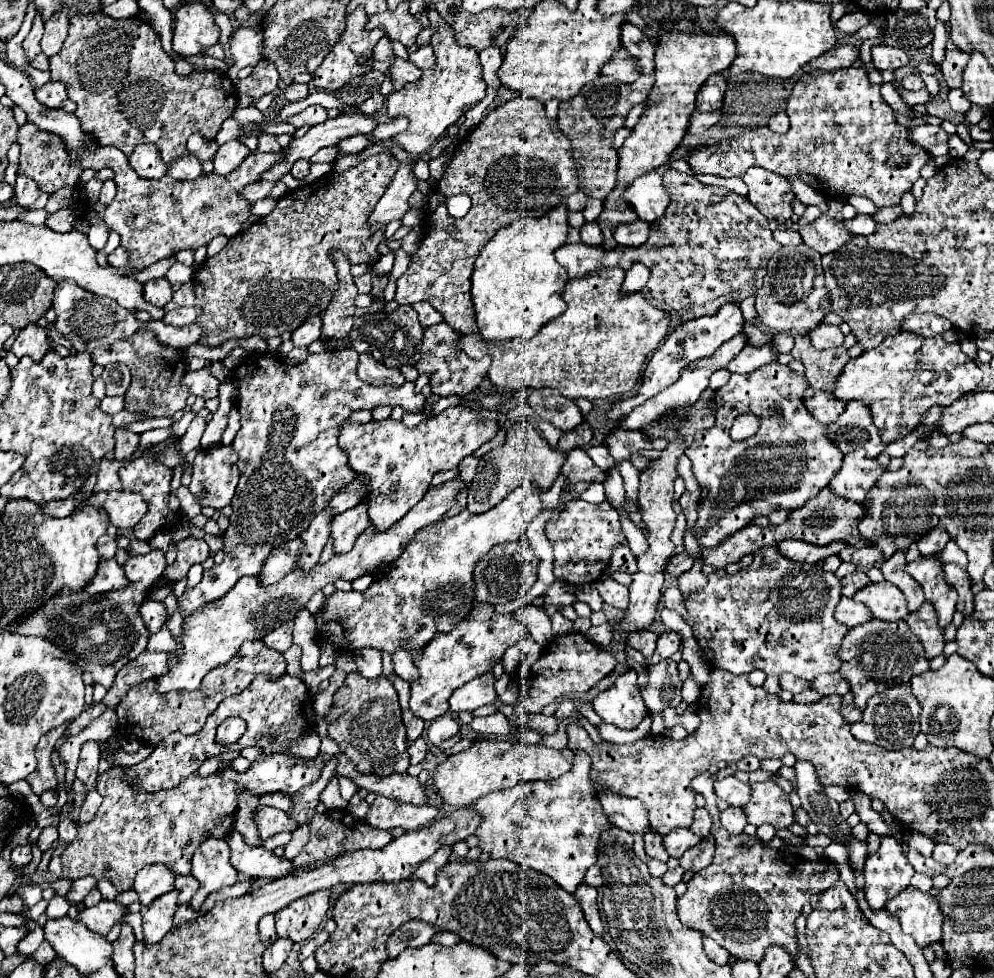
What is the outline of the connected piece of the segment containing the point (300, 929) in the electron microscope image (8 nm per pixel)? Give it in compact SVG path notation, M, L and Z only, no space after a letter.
M314 892L312 896L304 896L276 912L276 932L280 938L290 938L294 944L306 942L314 936L328 912L328 894L330 892Z

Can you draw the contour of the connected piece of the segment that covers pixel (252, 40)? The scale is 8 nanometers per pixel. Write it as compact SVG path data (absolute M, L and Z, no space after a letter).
M238 26L230 38L230 54L232 54L232 68L228 70L228 76L238 74L244 66L256 66L262 60L262 30L258 26Z

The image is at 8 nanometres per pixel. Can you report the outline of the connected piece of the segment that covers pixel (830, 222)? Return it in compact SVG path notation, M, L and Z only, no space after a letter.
M830 200L828 212L820 214L820 218L800 228L804 242L816 252L830 254L842 248L848 240L852 240L854 234L848 232L844 226L844 216L840 212L842 206L844 206L842 200Z

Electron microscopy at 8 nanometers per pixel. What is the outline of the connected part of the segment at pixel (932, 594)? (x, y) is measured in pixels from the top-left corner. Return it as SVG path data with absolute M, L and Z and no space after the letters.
M922 556L920 560L908 562L906 572L922 586L926 600L930 600L938 612L940 628L946 628L952 622L956 590L944 580L942 562L936 556Z

